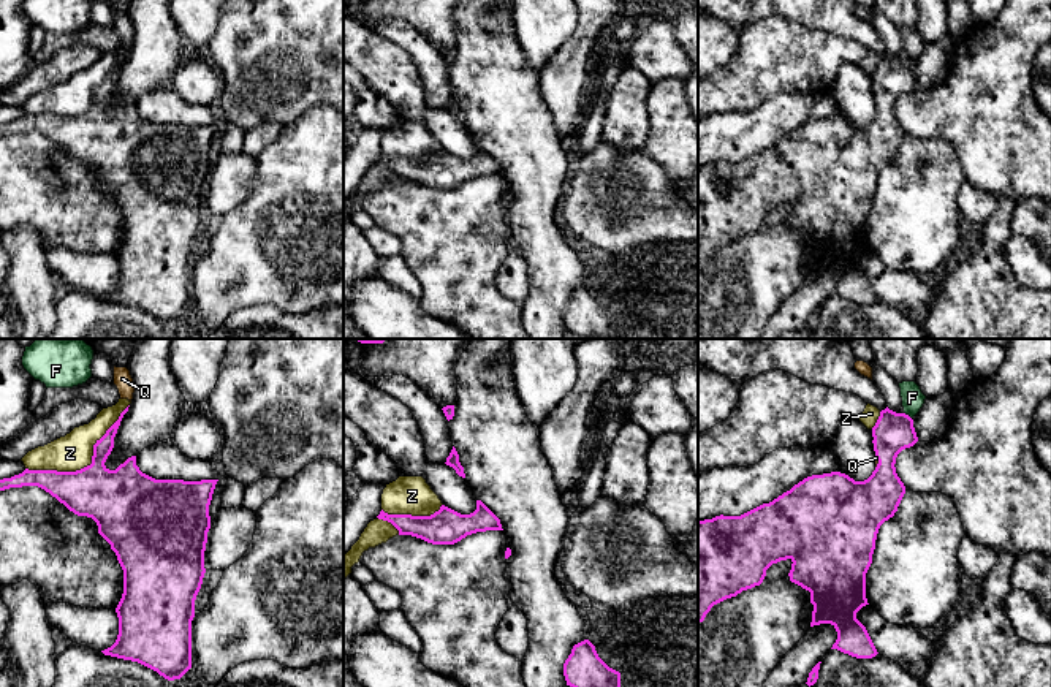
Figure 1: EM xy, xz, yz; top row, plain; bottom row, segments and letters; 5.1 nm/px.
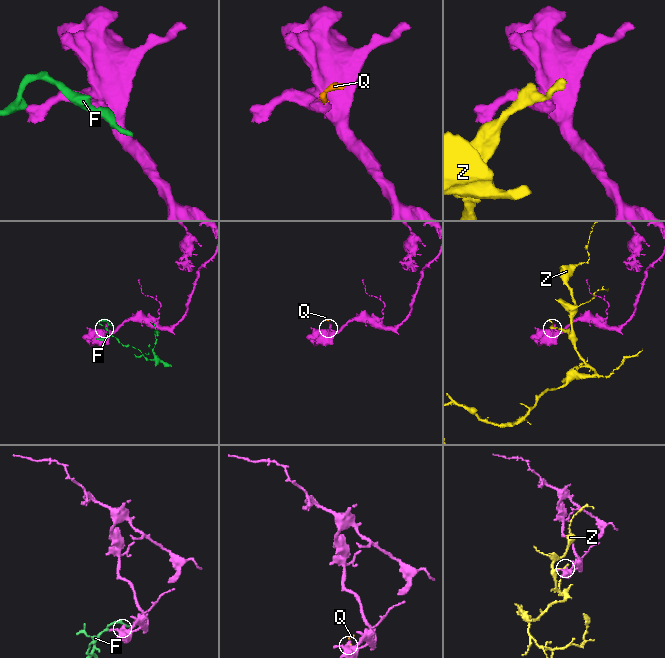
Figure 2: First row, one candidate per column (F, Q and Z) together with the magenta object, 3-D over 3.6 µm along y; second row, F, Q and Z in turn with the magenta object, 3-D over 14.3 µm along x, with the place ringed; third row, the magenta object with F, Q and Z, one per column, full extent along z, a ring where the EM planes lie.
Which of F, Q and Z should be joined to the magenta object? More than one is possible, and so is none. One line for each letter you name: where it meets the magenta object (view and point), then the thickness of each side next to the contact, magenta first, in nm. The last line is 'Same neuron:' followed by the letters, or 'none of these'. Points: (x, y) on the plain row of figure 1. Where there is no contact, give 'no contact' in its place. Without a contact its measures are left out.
Q: yz (879, 108) | 280/20 nm
Same neuron: Q

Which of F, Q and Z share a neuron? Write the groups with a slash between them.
F / Q / Z

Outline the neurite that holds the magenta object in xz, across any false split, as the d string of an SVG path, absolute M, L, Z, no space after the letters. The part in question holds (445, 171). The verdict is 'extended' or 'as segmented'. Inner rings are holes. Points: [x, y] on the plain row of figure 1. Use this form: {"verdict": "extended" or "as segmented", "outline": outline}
{"verdict": "as segmented", "outline": "M476 146L476 155L470 160L442 150L431 161L388 160L381 155L377 163L391 168L399 180L412 180L432 190L454 190L476 177L503 176L500 165L481 146Z"}

